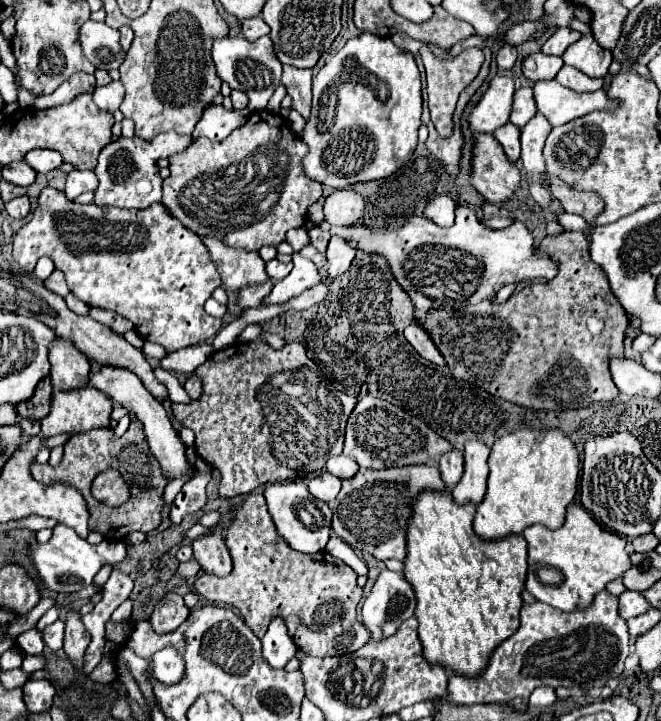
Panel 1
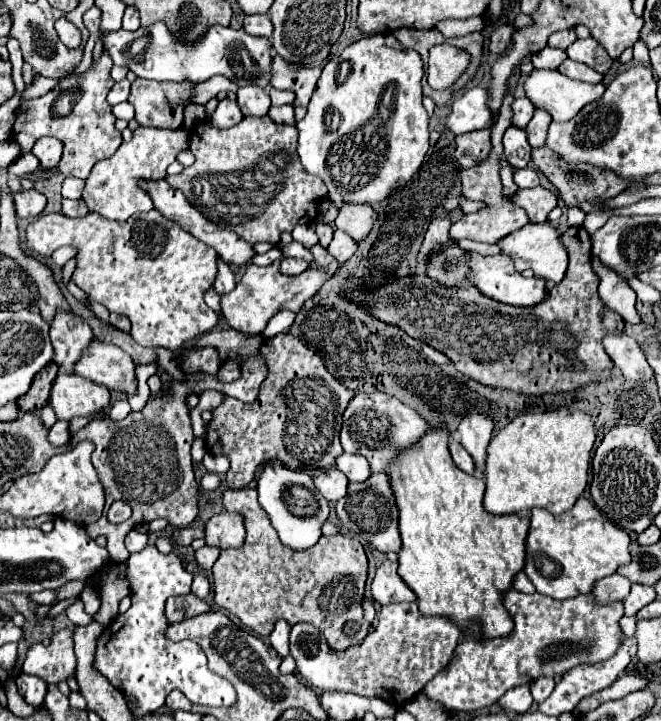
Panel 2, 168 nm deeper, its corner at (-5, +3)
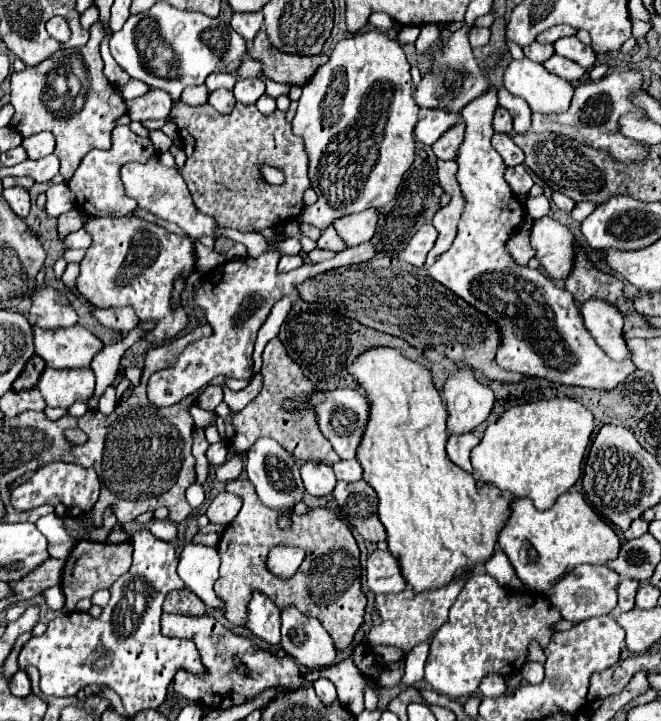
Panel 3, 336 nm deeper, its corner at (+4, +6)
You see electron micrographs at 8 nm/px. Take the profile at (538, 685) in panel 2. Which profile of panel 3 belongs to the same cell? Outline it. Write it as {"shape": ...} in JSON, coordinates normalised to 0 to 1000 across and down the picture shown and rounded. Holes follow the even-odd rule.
{"shape":[[[799,918],[790,926],[790,943],[796,949],[817,949],[823,943],[823,924],[814,918]]]}

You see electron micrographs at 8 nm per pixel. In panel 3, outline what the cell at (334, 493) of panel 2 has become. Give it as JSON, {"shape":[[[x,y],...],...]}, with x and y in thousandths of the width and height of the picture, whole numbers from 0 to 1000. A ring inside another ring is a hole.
{"shape":[[[463,641],[463,644],[457,644],[454,652],[457,652],[460,677],[466,685],[487,691],[505,680],[508,660],[505,660],[502,646],[490,644],[490,641]]]}

